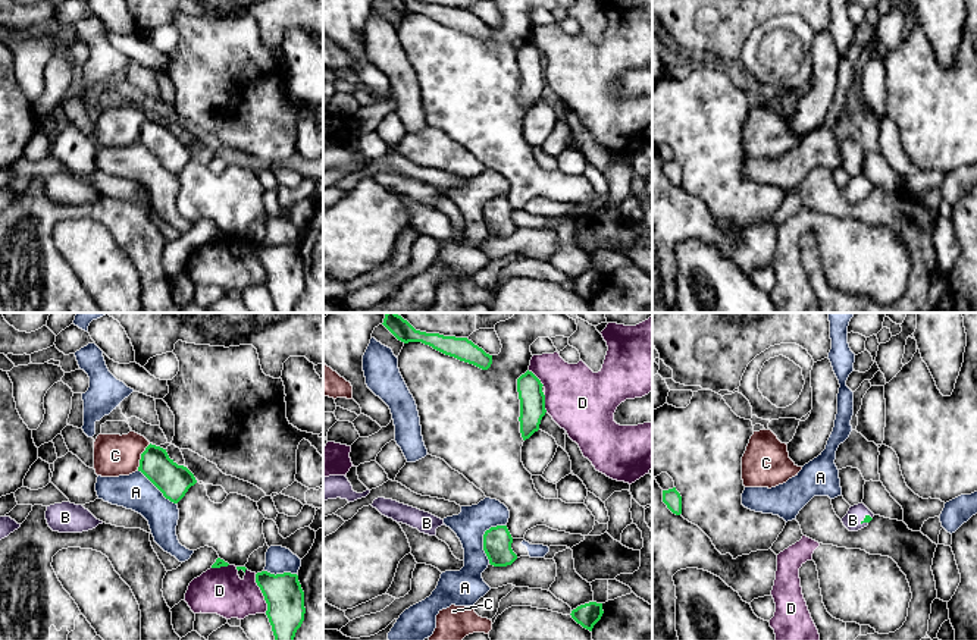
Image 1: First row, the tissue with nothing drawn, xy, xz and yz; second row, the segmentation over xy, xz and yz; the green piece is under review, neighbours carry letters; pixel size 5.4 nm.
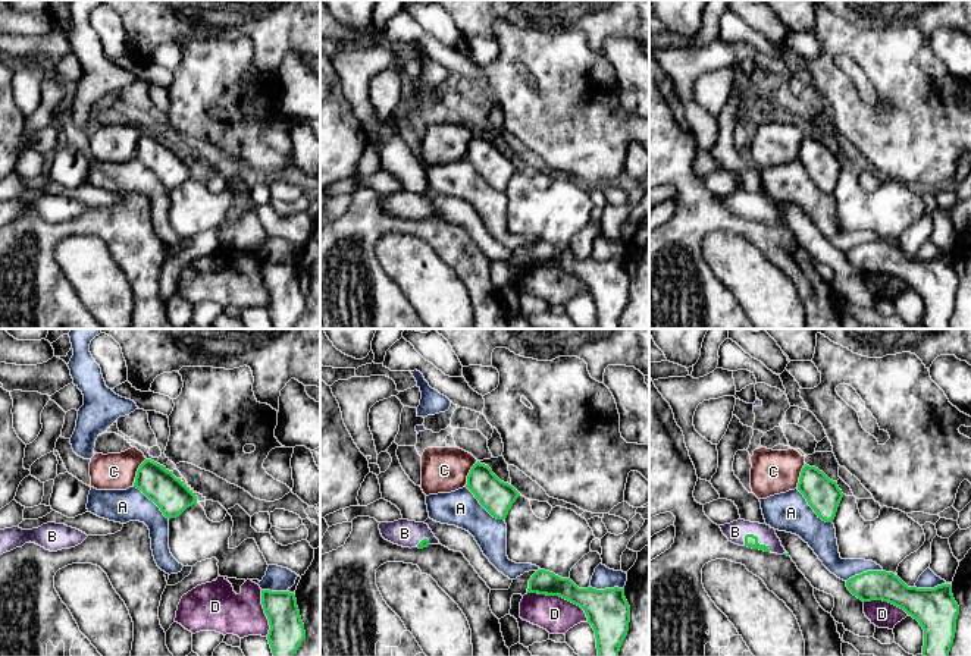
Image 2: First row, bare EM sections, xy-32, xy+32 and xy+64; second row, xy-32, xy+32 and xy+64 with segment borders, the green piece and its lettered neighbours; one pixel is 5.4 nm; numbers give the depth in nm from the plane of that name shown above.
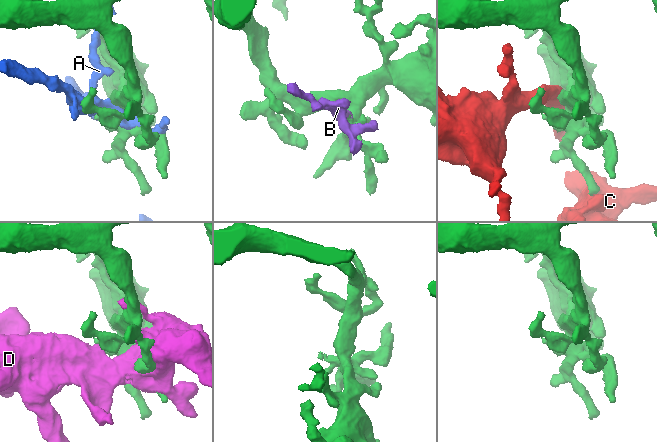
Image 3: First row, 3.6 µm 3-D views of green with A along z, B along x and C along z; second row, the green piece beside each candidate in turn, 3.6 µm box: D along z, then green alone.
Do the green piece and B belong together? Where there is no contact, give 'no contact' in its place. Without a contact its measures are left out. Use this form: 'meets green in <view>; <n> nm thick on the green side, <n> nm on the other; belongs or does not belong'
meets green in yz; 40 nm thick on the green side, 100 nm on the other; belongs

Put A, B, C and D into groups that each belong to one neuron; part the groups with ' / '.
A / B / C / D

